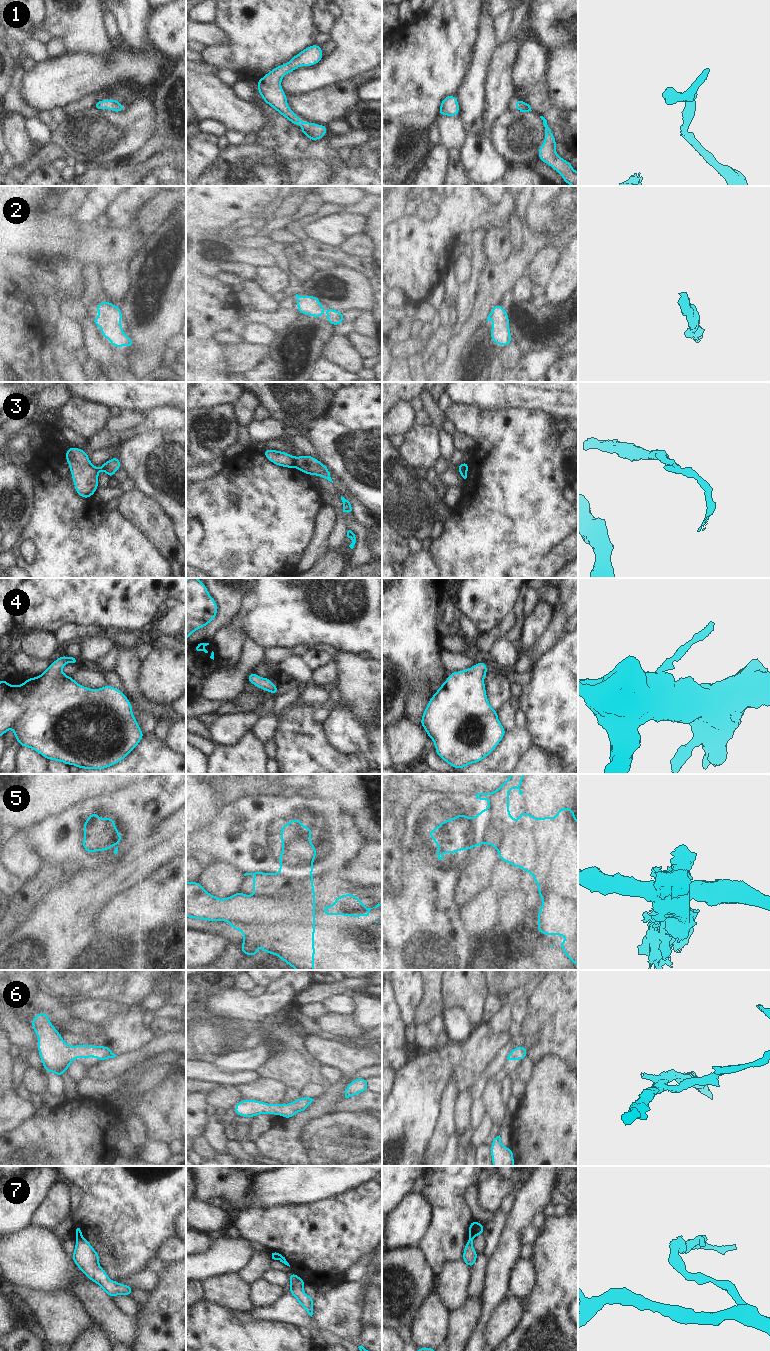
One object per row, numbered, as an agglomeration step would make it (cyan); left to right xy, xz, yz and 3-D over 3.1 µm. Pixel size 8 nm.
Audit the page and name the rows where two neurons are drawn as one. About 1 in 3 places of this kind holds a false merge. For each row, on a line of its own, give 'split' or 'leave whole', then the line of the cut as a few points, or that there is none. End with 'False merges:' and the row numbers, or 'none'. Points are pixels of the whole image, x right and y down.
1: leave whole; no cut
2: leave whole; no cut
3: split; cut in xz along (296, 457), (294, 466)
4: leave whole; no cut
5: split; cut in xz along (283, 854), (289, 858), (296, 857), (303, 864), (312, 861)
6: leave whole; no cut
7: split; cut in xy along (76, 1236), (82, 1238)
False merges: 3, 5, 7

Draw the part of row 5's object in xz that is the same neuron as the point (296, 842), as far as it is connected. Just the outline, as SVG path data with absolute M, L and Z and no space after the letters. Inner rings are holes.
M291 819L287 824L280 827L282 835L281 851L287 858L297 857L301 864L306 865L317 857L316 846L310 842L313 831L308 826L301 825L302 820Z

